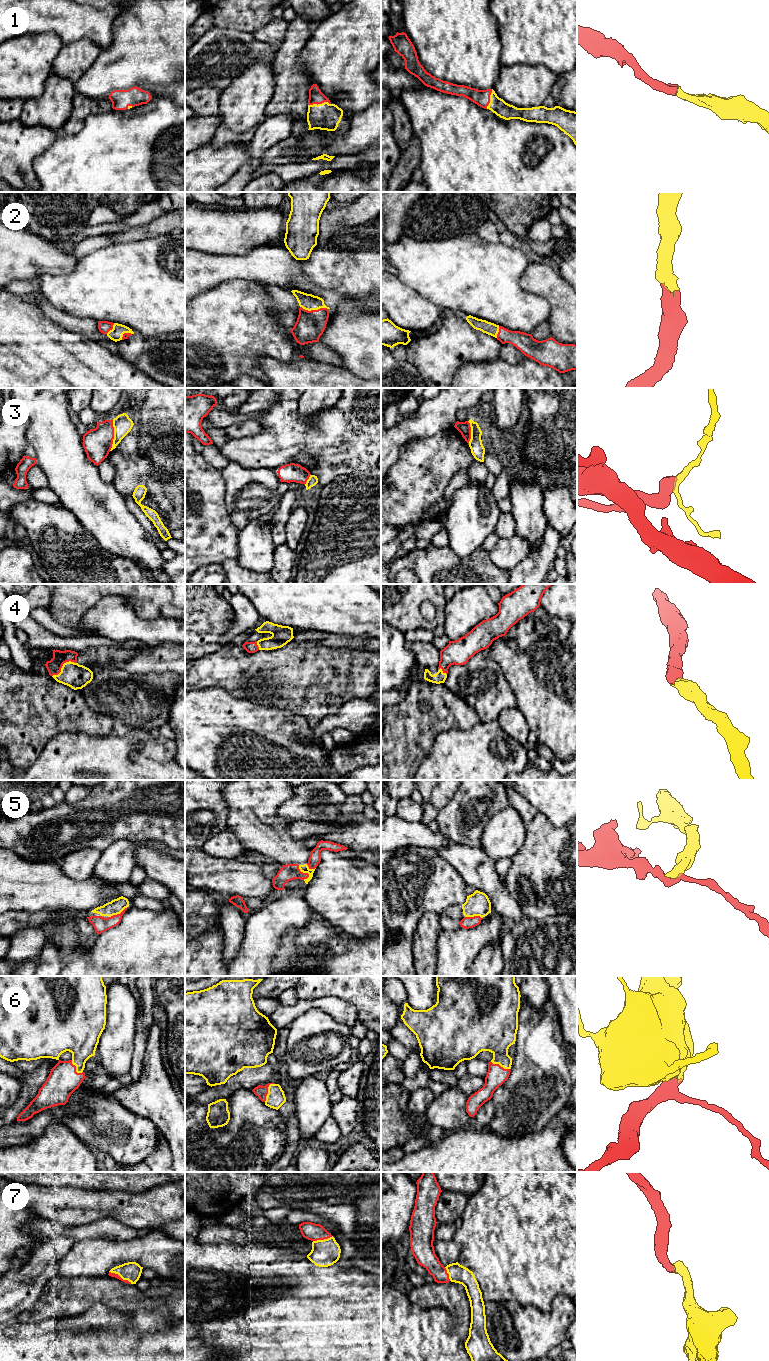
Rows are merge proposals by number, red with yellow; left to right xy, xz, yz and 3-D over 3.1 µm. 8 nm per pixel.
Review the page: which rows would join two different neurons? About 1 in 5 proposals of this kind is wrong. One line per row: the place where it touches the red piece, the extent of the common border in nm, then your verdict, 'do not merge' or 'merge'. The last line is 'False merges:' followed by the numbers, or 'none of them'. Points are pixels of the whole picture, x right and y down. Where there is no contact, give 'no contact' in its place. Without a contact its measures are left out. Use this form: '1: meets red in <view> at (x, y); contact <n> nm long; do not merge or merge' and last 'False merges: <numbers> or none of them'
1: meets red in xz at (319, 103); contact 180 nm long; merge
2: meets red in xz at (314, 310); contact 240 nm long; merge
3: meets red in xy at (113, 435); contact 260 nm long; do not merge
4: meets red in xy at (62, 665); contact 240 nm long; merge
5: meets red in xz at (304, 873); contact 140 nm long; do not merge
6: meets red in xz at (267, 1091); contact 170 nm long; merge
7: meets red in xy at (119, 1276); contact 200 nm long; merge
False merges: 3, 5

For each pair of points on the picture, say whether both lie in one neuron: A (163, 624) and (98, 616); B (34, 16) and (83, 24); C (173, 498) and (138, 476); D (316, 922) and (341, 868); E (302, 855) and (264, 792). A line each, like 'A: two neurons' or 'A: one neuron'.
A: one neuron
B: one neuron
C: one neuron
D: two neurons
E: one neuron

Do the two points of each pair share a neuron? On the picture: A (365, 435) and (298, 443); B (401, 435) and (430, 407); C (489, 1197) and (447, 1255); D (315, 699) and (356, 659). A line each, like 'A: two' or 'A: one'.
A: one
B: one
C: two
D: one

